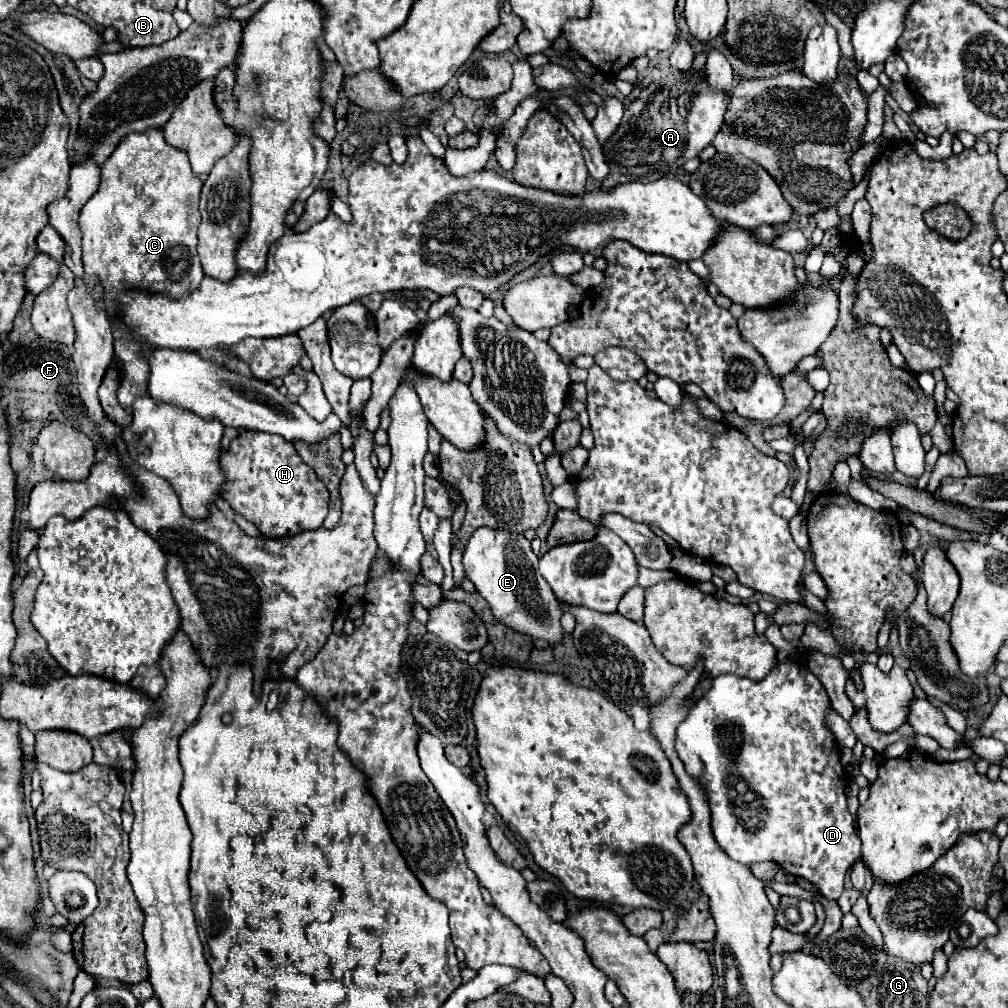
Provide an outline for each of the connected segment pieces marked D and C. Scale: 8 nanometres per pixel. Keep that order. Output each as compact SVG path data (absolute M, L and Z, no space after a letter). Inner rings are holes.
M788 662L788 664L778 664L762 682L752 682L748 678L736 678L732 674L723 674L714 678L712 688L722 688L714 692L708 690L702 700L698 700L694 704L694 708L688 712L688 716L678 724L676 728L676 742L674 748L678 752L678 758L682 760L686 772L704 788L706 798L708 798L708 806L710 806L710 820L712 820L712 834L718 842L718 846L736 862L742 862L746 866L754 864L754 862L766 862L766 860L774 860L776 864L780 864L786 872L800 876L804 880L808 880L810 884L814 884L818 888L818 892L826 898L826 900L838 900L842 890L844 890L844 878L846 872L850 870L850 864L860 858L860 838L856 836L854 830L854 818L848 812L848 804L846 804L846 772L844 766L840 764L840 750L830 734L830 730L824 724L824 716L832 710L828 694L824 692L824 686L816 680L816 676L808 670L808 666L804 662Z
M148 128L148 132L132 132L120 140L116 150L110 154L110 158L102 164L102 182L96 194L86 202L84 214L80 214L80 230L82 230L82 256L84 256L84 272L86 282L94 286L96 282L104 288L104 308L108 312L108 318L112 322L112 332L116 338L116 356L124 360L124 376L122 386L118 390L118 400L126 410L132 410L134 398L146 394L148 384L148 364L140 360L140 352L148 352L150 346L136 344L132 340L132 332L128 326L124 326L118 318L114 318L116 312L116 296L120 290L126 288L142 288L152 290L160 294L168 294L172 298L186 296L194 292L200 286L200 280L204 278L200 258L196 256L196 244L198 244L198 226L200 226L200 190L202 190L204 178L196 176L192 172L188 154L180 148L168 146L164 140L162 128ZM176 278L176 296L172 294L174 286L170 286L170 280Z

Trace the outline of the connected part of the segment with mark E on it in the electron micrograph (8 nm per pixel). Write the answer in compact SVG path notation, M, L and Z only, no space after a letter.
M478 528L472 534L472 540L468 542L468 546L464 548L462 564L464 564L466 578L474 584L476 592L480 592L480 596L490 604L490 610L496 620L500 620L508 628L520 634L526 634L534 640L546 640L550 646L562 644L562 638L564 638L564 630L560 626L562 606L558 604L548 582L538 574L538 568L536 568L538 556L532 552L530 542L522 534L508 534L508 532L500 532L492 528Z

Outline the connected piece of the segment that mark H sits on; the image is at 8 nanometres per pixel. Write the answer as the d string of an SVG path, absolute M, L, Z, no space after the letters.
M240 432L240 436L232 440L228 452L220 456L220 468L226 476L220 492L222 498L232 506L236 514L250 520L266 538L284 538L304 530L316 530L328 516L328 488L312 472L312 468L302 462L296 448L292 444L284 444L280 436L268 436L266 432Z

